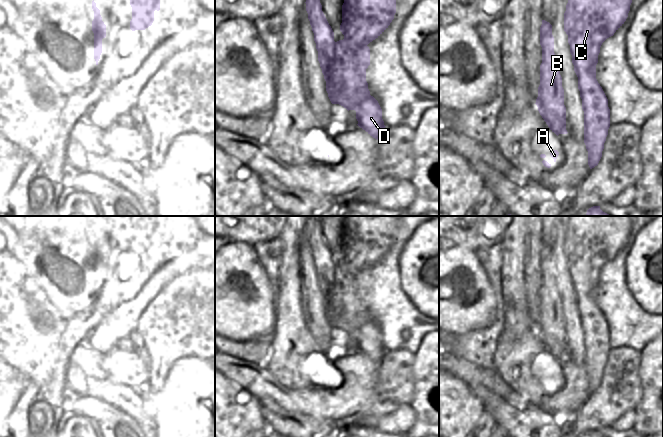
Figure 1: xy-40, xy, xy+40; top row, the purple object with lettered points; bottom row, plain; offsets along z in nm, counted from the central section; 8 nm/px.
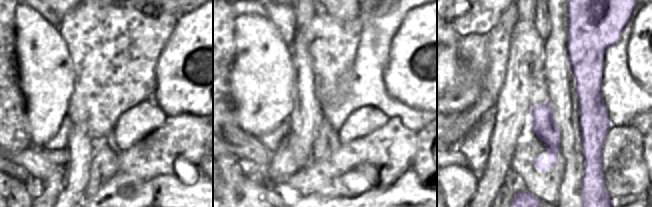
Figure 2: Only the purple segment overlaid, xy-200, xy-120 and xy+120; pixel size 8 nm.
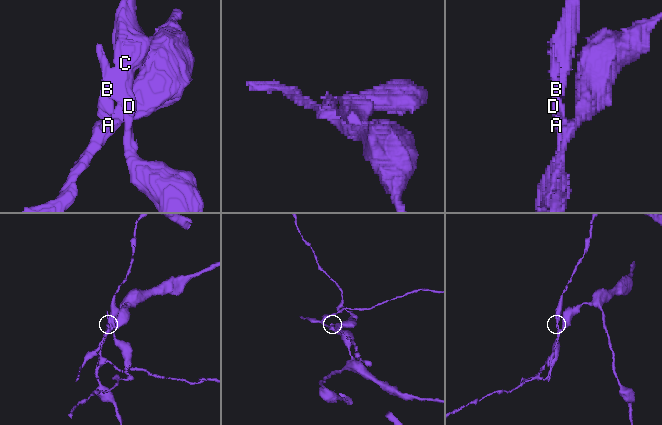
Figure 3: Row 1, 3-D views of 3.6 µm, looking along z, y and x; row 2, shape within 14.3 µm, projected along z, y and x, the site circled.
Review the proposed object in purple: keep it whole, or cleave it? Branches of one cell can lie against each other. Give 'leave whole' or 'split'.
split

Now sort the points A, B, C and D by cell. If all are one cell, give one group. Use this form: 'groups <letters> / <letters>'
groups A B / C D

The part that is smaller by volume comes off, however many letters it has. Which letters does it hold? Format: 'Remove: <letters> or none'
Remove: C, D

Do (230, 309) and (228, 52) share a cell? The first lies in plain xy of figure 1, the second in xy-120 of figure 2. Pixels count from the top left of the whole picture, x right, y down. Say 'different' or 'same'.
different

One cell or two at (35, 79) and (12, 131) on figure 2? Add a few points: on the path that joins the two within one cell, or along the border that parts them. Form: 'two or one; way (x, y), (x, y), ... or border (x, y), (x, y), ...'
two; border (19, 81), (25, 105), (25, 114), (30, 127)

